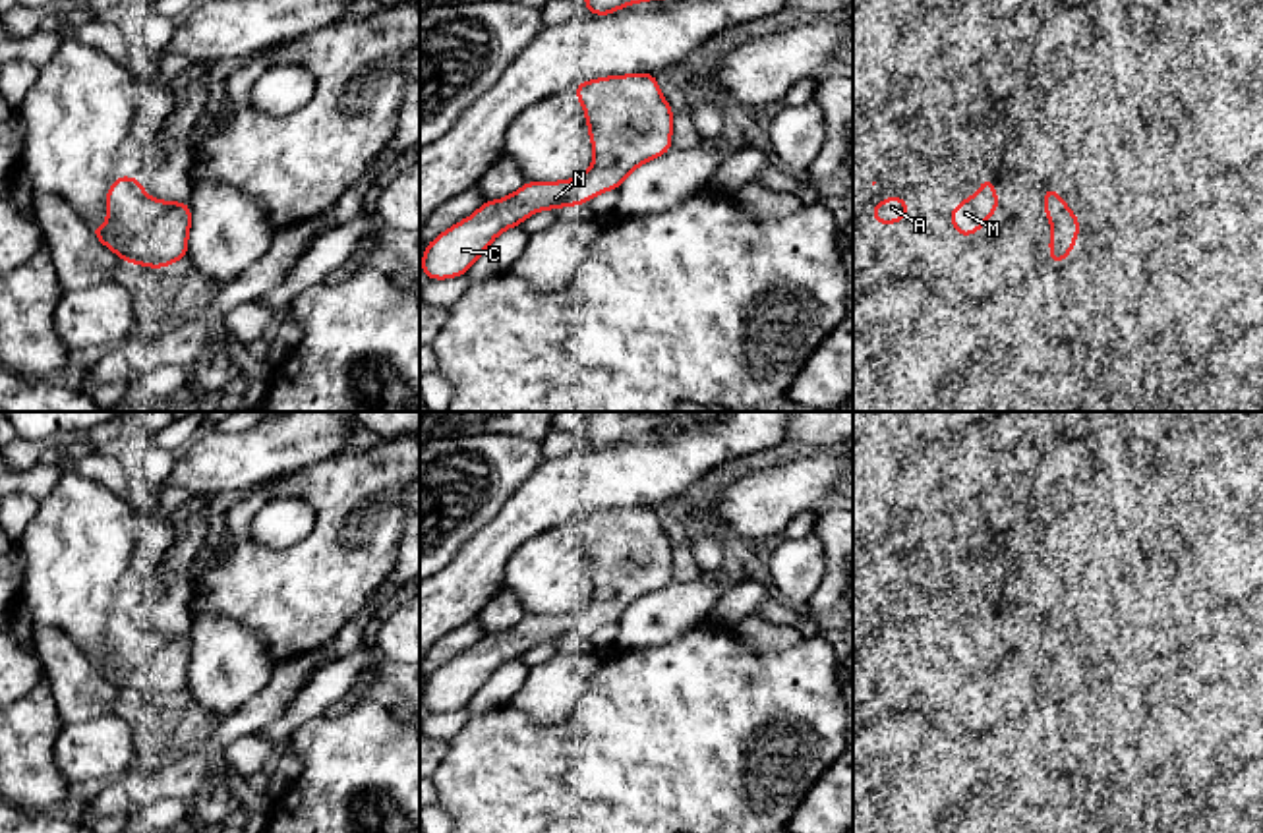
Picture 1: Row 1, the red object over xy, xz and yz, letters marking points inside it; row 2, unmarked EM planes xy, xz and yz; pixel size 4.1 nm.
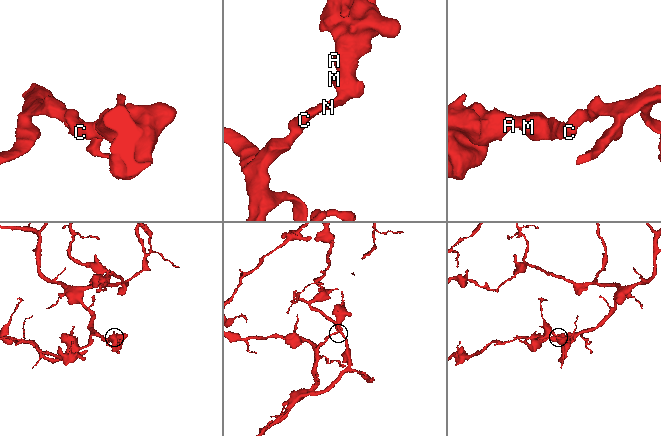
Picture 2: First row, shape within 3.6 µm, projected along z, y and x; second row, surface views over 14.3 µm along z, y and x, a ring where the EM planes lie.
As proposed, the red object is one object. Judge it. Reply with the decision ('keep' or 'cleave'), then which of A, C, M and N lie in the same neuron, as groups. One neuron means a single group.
keep; A C M N

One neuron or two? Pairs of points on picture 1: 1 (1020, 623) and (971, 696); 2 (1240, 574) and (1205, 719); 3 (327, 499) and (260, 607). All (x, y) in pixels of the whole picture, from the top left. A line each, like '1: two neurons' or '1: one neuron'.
1: one neuron
2: two neurons
3: one neuron

